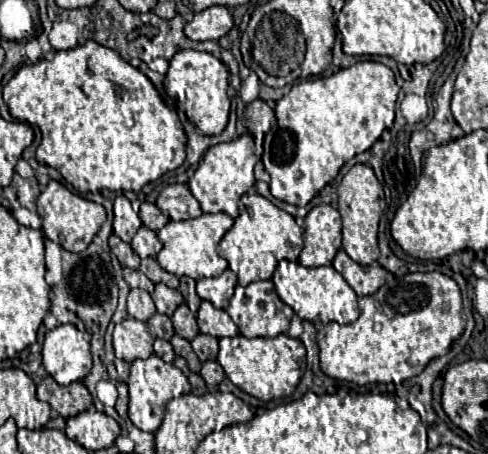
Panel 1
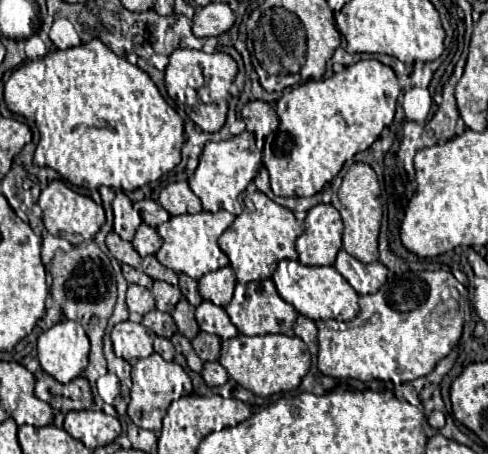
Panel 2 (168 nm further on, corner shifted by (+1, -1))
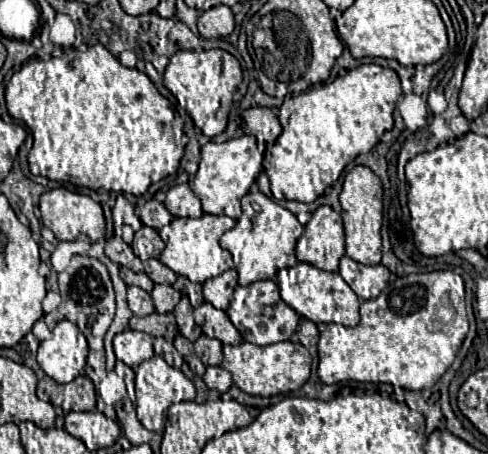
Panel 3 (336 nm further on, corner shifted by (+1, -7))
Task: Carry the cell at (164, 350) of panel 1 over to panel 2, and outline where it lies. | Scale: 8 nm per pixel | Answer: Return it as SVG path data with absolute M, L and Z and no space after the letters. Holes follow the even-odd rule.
M155 337L155 351L165 359L165 361L173 361L173 345L169 339L163 339L163 337Z

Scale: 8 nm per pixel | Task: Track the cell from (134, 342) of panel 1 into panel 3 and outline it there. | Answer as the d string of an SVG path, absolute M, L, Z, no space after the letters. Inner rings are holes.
M121 331L113 339L113 347L117 359L129 365L131 369L137 369L137 365L153 357L153 337L141 331Z

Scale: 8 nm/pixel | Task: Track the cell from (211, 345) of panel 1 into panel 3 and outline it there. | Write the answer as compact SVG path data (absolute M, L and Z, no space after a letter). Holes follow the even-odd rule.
M201 335L195 341L195 353L199 355L199 359L205 365L221 365L223 351L221 351L221 343L217 339L209 339L207 335Z

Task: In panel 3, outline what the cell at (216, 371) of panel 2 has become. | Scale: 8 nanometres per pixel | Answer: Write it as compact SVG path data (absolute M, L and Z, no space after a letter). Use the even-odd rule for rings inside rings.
M207 367L207 373L203 375L203 381L209 389L217 389L221 393L229 391L231 387L231 373L223 367Z

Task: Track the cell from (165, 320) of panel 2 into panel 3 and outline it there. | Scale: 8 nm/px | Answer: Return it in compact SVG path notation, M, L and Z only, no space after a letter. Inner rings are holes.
M151 313L147 317L131 317L129 327L135 331L149 333L151 337L165 337L167 341L173 341L177 335L177 323L173 313Z

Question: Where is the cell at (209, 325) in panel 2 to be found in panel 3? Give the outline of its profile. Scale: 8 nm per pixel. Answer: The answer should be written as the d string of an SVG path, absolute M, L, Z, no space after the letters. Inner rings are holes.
M203 303L201 307L197 307L193 311L193 317L207 337L219 339L221 343L229 343L229 345L235 345L241 341L241 333L233 327L227 313L211 307L211 303Z

